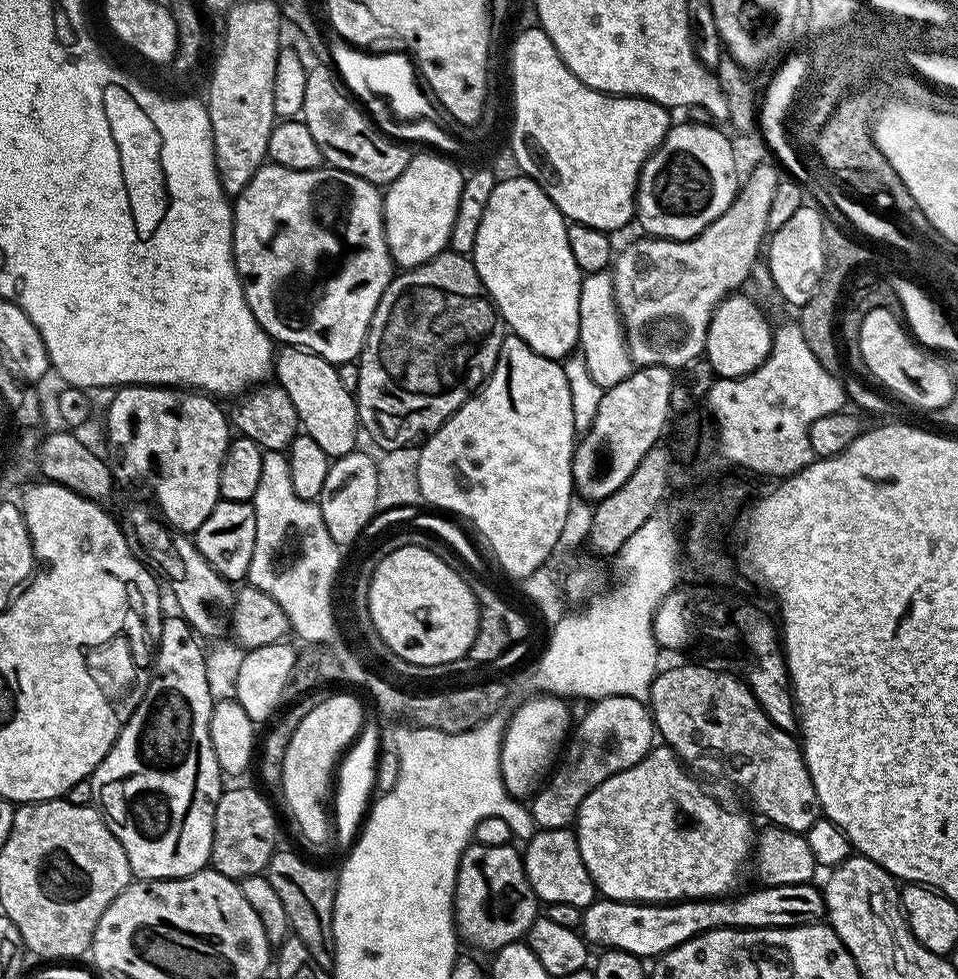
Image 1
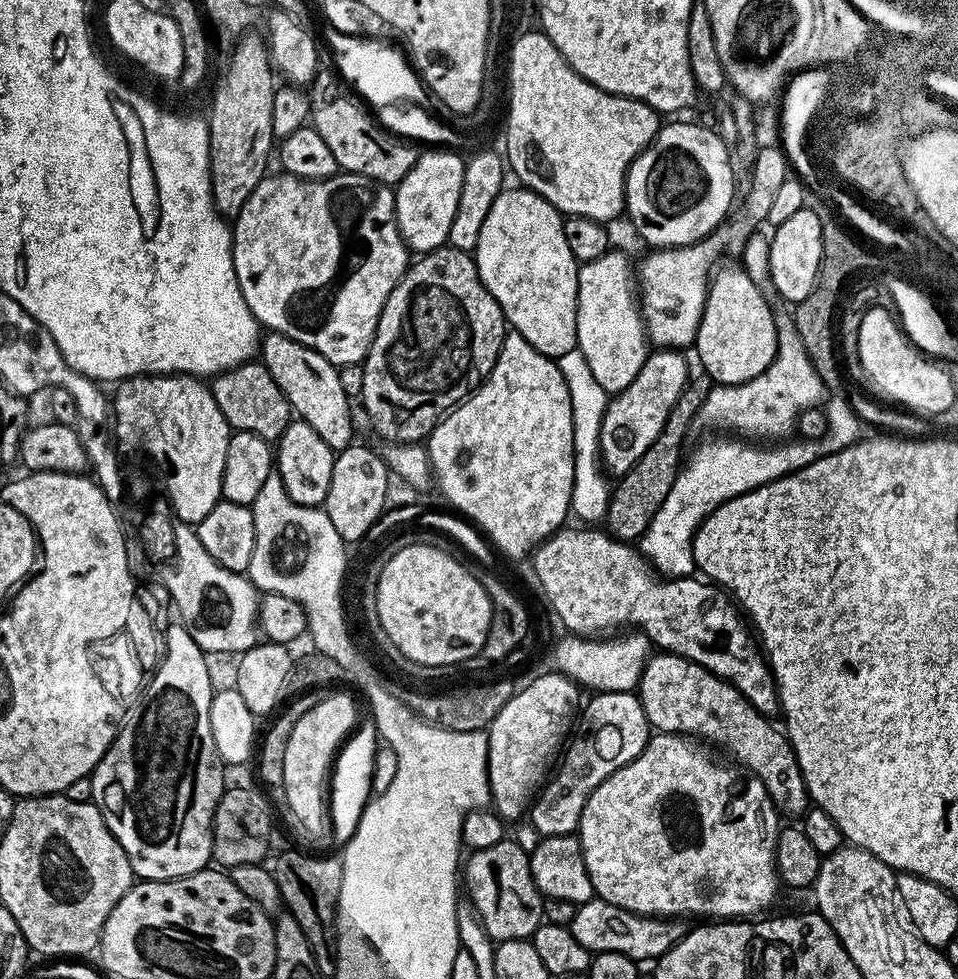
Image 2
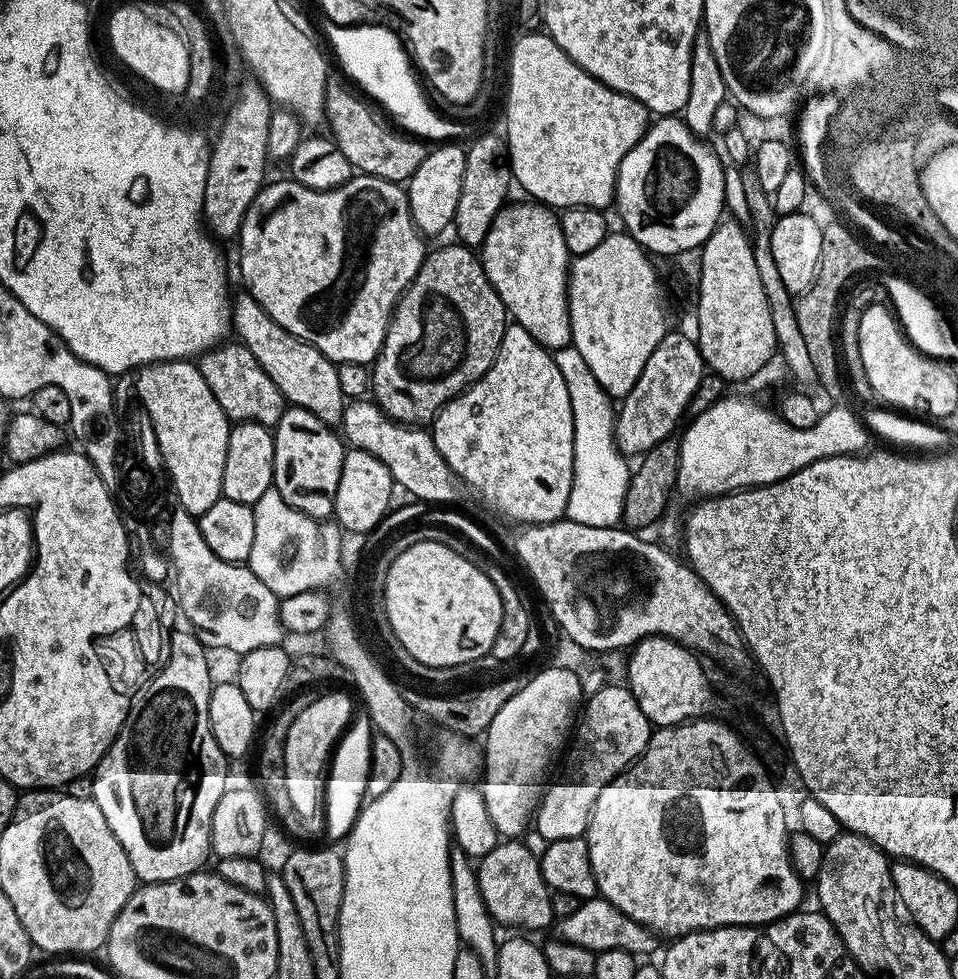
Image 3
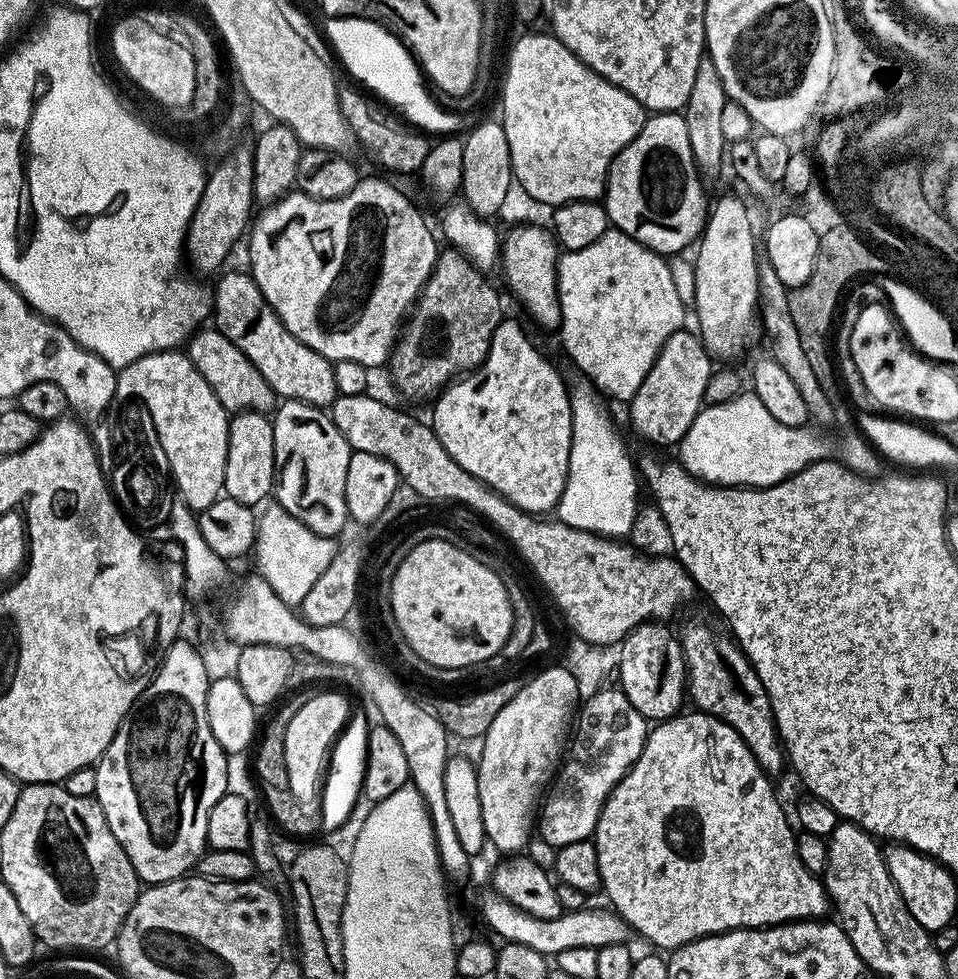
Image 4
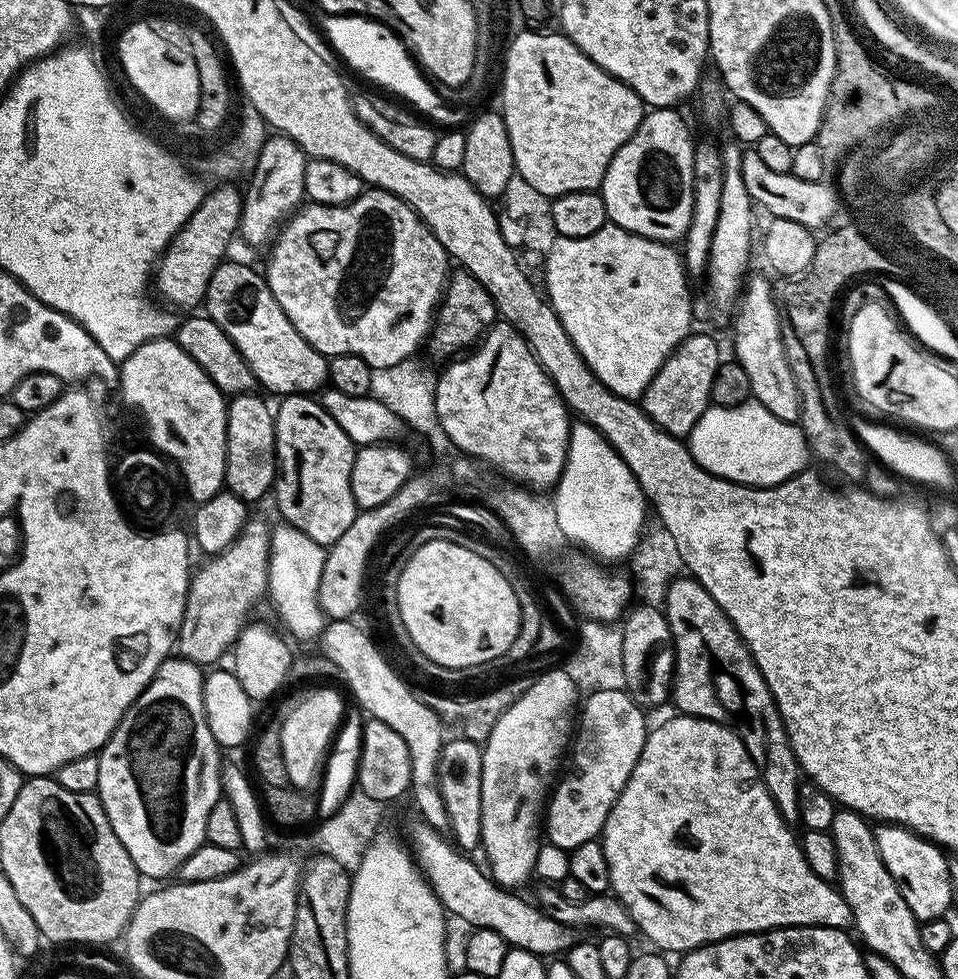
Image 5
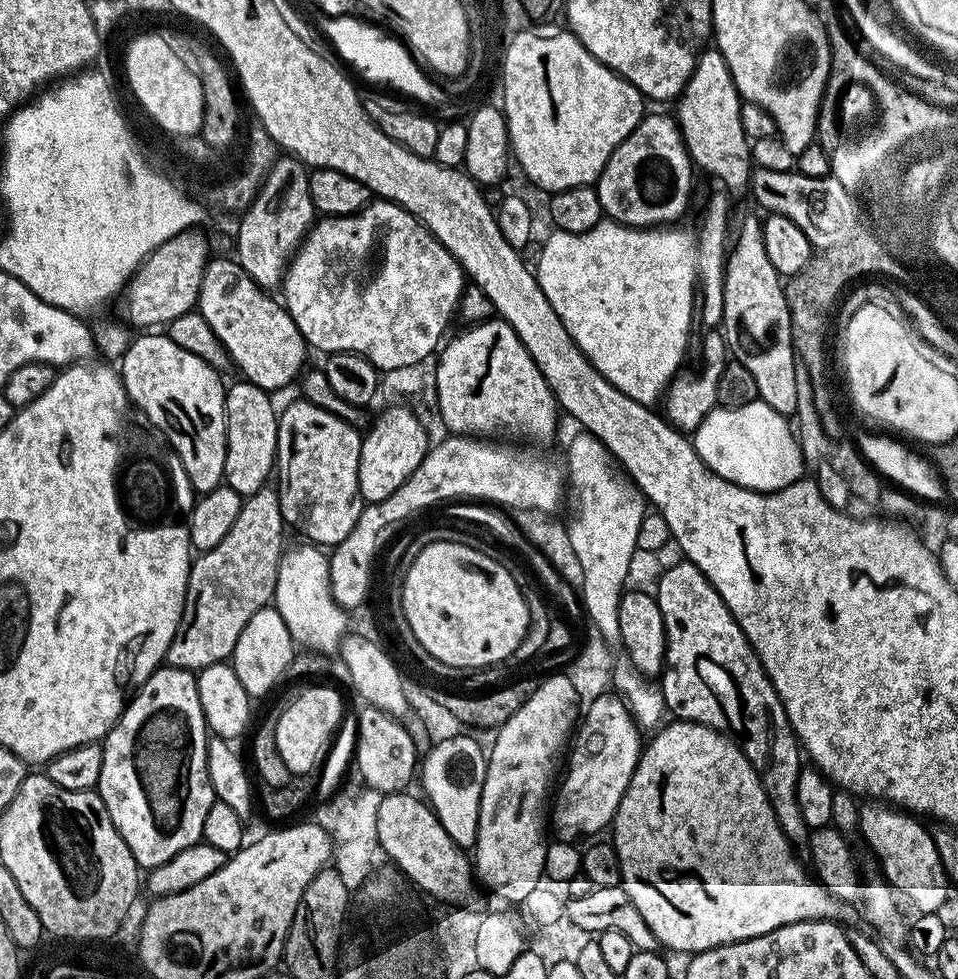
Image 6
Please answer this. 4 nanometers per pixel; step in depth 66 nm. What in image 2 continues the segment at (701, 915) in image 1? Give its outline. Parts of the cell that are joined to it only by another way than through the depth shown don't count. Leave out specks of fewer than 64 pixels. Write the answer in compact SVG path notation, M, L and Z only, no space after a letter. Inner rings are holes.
M593 897L586 903L579 905L574 922L569 924L571 933L589 952L618 952L626 954L632 960L657 960L677 944L688 931L685 921L678 918L638 915L636 912L626 911L614 906L600 897Z

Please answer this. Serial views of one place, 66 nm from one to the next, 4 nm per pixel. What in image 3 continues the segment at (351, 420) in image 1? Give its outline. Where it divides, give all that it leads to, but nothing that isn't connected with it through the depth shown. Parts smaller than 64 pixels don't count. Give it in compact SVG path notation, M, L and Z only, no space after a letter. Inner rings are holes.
M247 290L241 291L241 296L237 300L235 297L231 301L230 307L235 335L240 335L237 336L239 343L244 344L250 350L250 354L254 354L254 358L258 358L258 366L262 366L262 370L266 370L266 374L270 374L270 378L274 378L274 386L278 386L278 390L282 390L285 401L289 405L310 410L310 414L317 416L324 424L339 425L340 419L344 416L346 398L342 394L342 386L338 386L336 364L324 357L314 346L310 346L304 340L290 334L282 326L278 326L278 322L274 322L270 318L270 314L266 314L266 310L262 310L262 306L258 306L256 299Z

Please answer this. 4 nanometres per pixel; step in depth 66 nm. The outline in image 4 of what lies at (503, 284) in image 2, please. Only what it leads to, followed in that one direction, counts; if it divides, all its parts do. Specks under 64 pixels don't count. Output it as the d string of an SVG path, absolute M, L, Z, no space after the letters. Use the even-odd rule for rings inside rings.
M517 225L508 236L505 235L501 245L500 268L504 270L507 284L523 306L530 312L531 318L544 328L557 329L561 320L561 308L557 294L556 262L560 257L560 250L549 229L541 225Z

